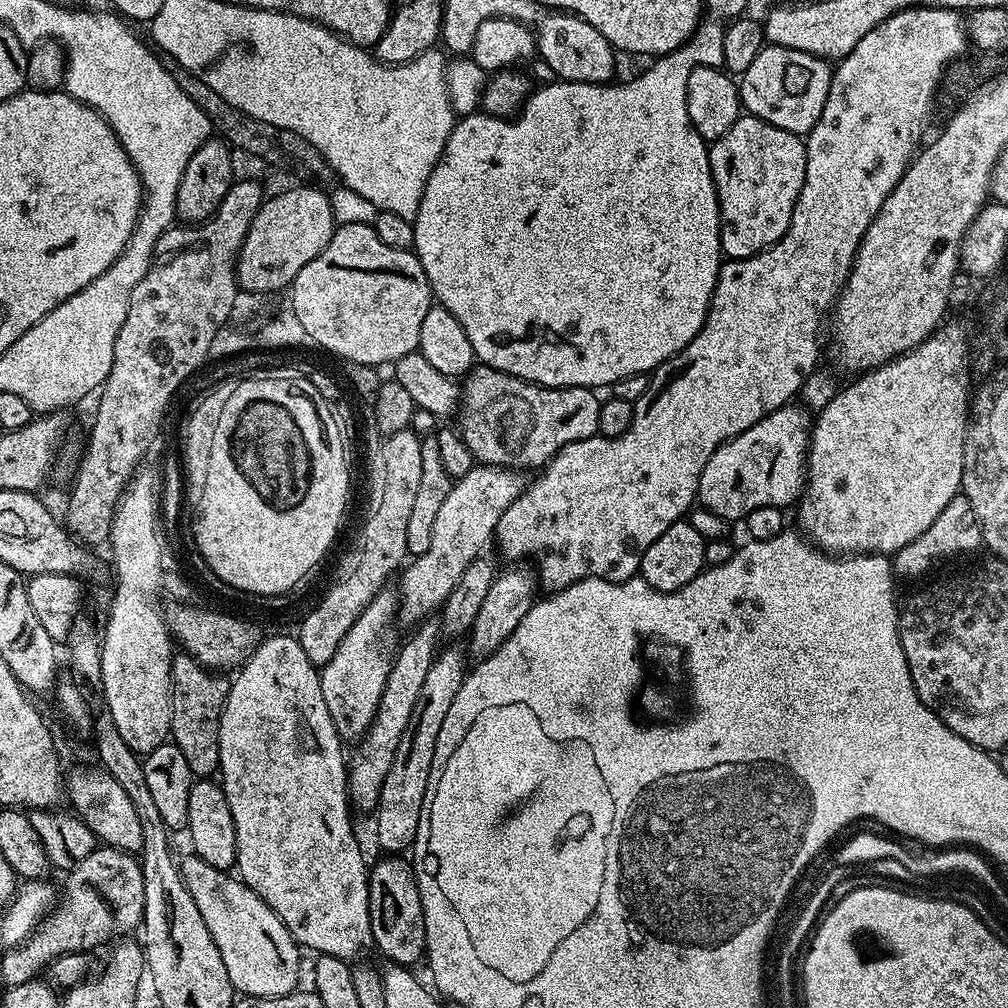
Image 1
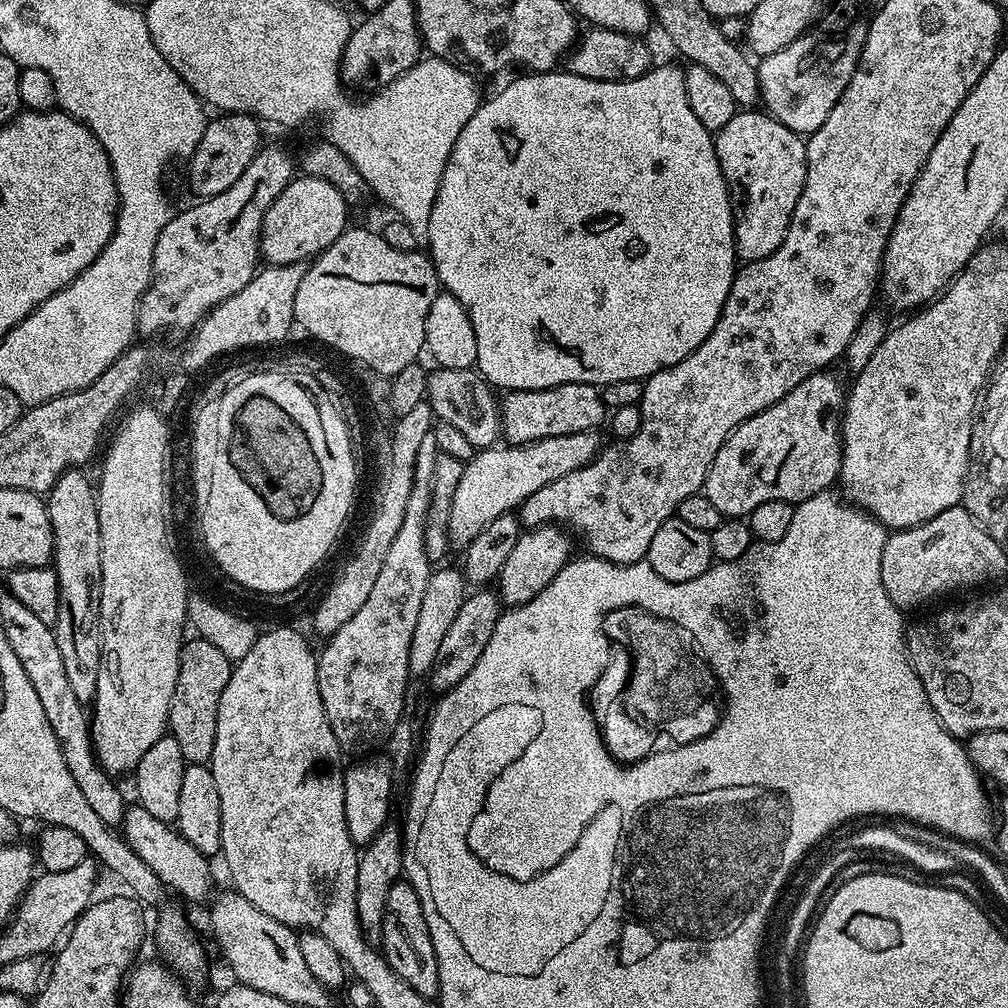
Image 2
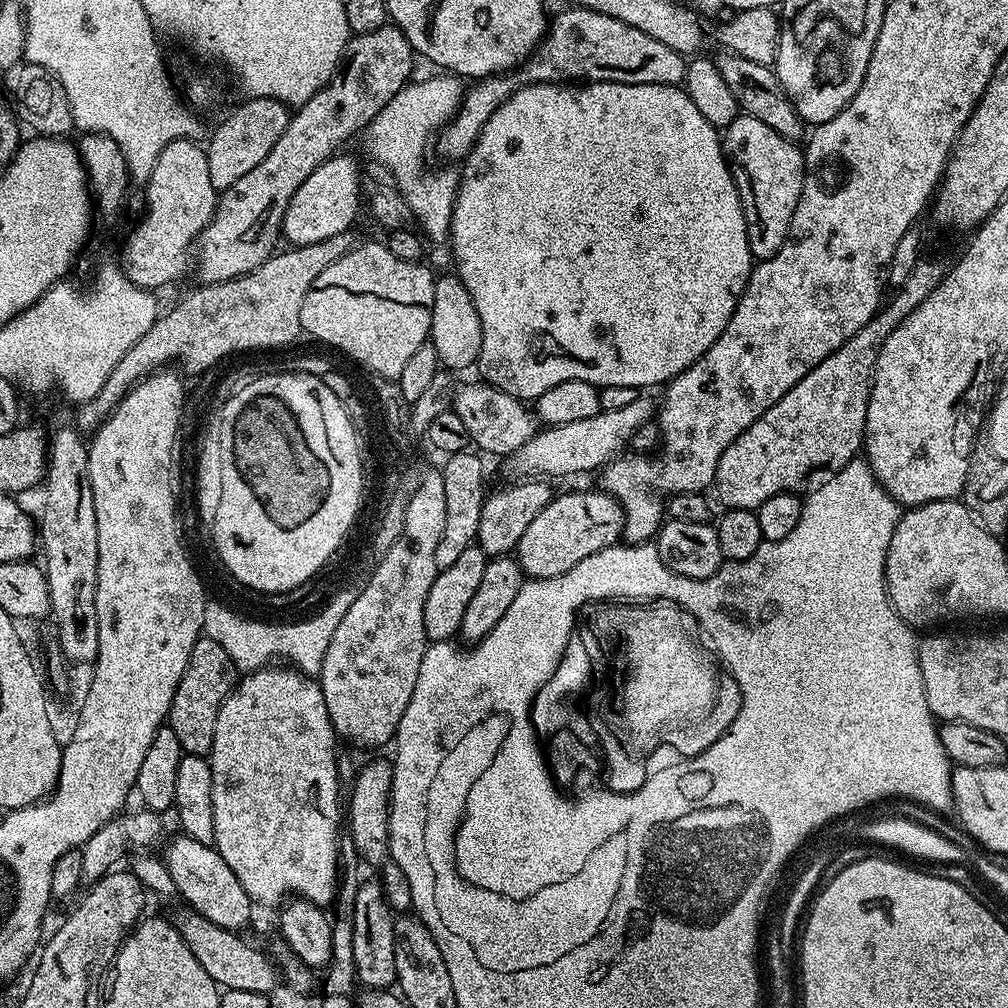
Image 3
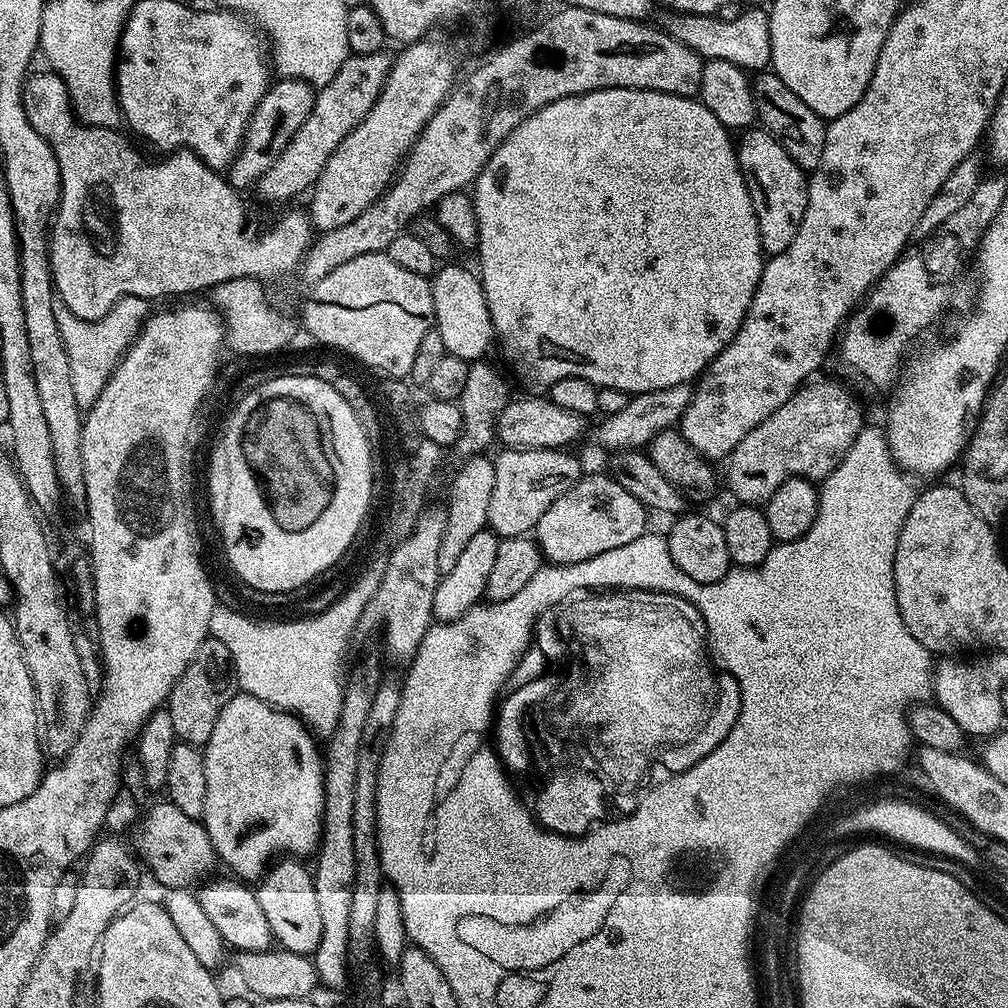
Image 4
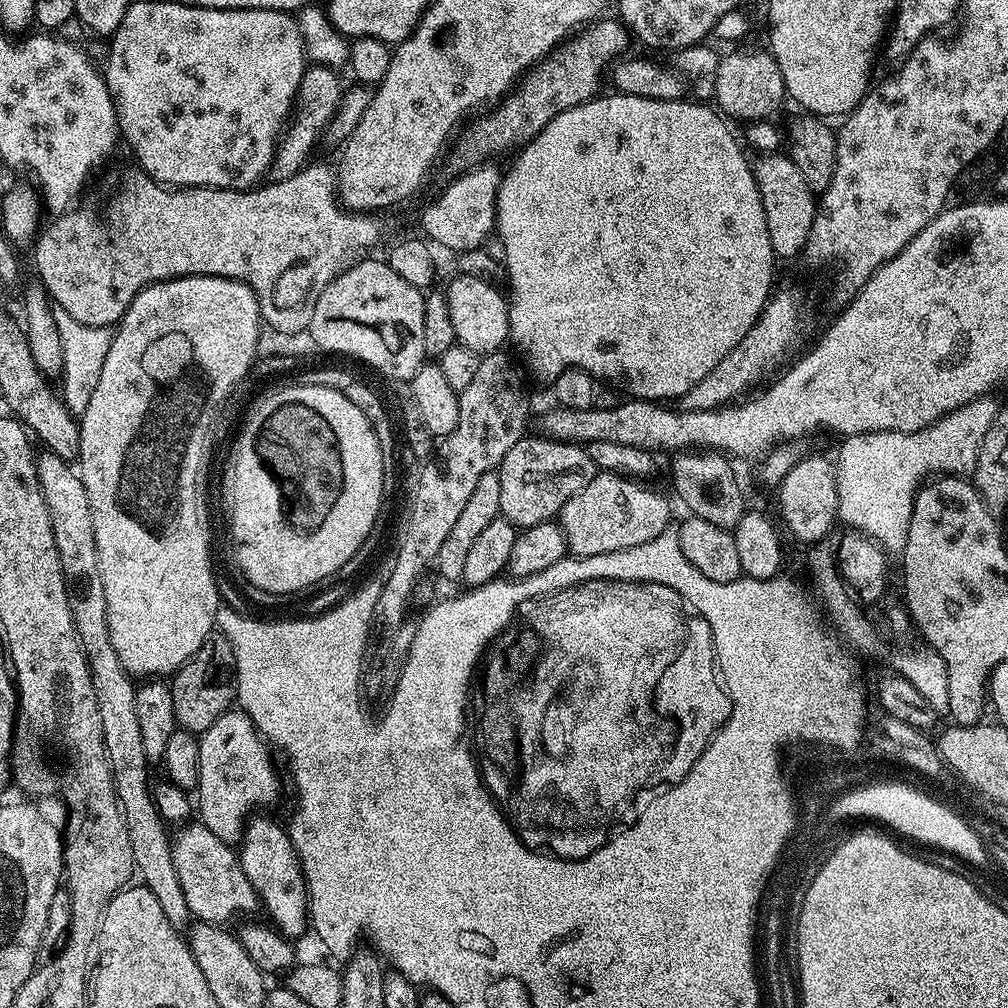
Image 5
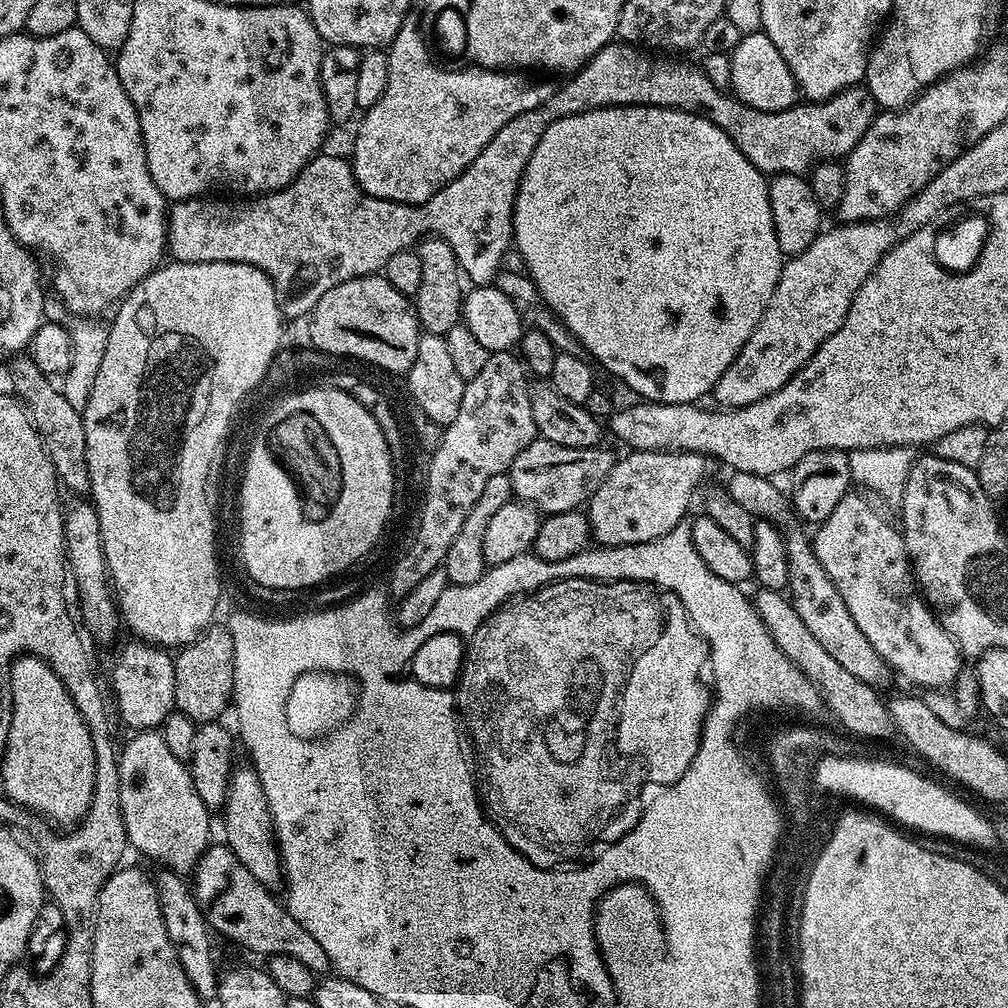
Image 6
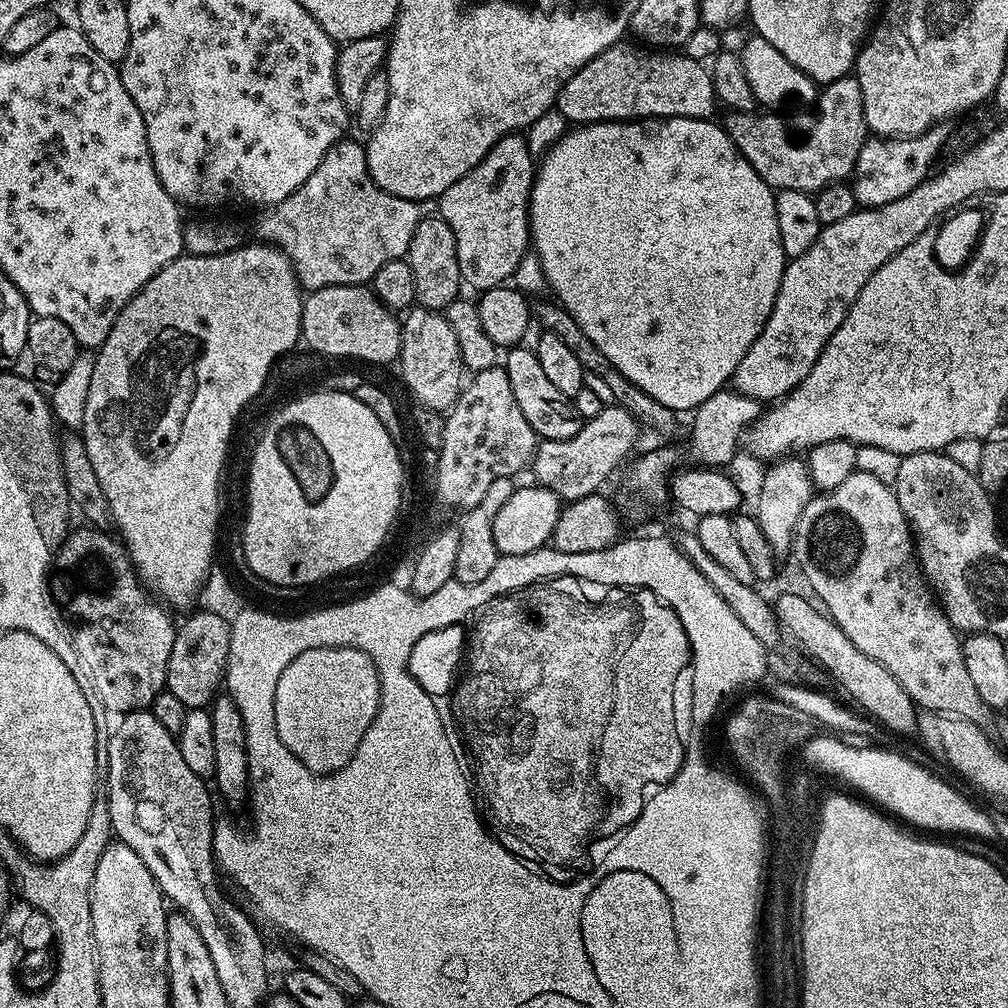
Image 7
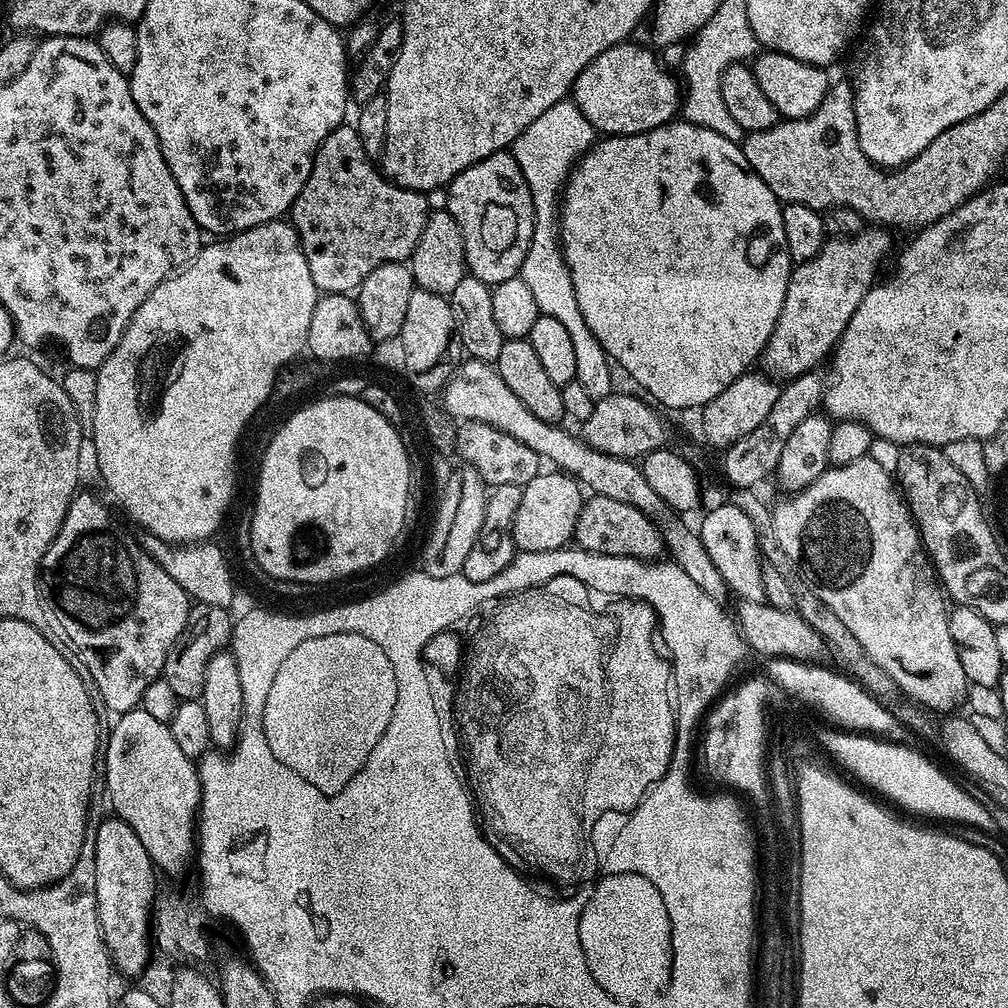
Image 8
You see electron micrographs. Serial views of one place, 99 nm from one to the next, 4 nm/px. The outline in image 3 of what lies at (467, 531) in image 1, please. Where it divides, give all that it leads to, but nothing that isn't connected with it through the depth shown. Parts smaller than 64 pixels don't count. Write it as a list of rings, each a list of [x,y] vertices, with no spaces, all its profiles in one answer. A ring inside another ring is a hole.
[[[637,395],[636,400],[630,402],[630,406],[622,406],[622,410],[600,411],[594,414],[594,418],[581,418],[579,422],[553,424],[538,430],[530,442],[526,442],[507,457],[506,464],[509,464],[517,472],[515,475],[520,478],[576,476],[579,472],[592,471],[595,473],[621,455],[633,443],[638,428],[645,426],[657,415],[657,401],[652,401],[648,396],[651,395]]]

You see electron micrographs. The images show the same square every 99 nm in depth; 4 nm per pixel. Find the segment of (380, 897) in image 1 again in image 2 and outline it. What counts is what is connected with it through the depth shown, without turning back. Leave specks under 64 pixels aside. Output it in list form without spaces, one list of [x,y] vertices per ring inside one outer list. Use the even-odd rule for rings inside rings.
[[[407,882],[392,884],[386,894],[386,914],[379,947],[382,949],[384,960],[394,970],[394,974],[398,974],[402,982],[406,982],[406,986],[414,986],[414,990],[418,990],[418,994],[423,996],[439,997],[440,979],[434,942],[426,926],[422,902],[412,885]]]

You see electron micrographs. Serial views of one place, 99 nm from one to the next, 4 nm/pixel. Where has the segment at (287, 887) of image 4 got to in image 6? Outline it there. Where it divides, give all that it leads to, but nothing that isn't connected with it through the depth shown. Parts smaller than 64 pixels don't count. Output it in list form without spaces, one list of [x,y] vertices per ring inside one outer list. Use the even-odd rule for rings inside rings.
[[[251,763],[233,767],[232,774],[228,778],[228,789],[222,809],[224,815],[223,843],[229,850],[262,882],[272,890],[281,883],[282,865],[280,862],[280,847],[276,844],[276,831],[272,825],[272,815],[266,802],[266,794],[262,790],[262,782],[258,778],[255,767]]]

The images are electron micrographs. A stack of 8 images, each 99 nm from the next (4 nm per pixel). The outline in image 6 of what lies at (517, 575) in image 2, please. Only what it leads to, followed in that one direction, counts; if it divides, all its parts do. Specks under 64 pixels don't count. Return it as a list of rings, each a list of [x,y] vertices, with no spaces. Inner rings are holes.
[[[629,451],[615,461],[610,474],[598,486],[586,505],[586,515],[590,536],[597,545],[605,548],[641,544],[662,538],[662,534],[670,534],[674,526],[685,519],[688,507],[692,504],[692,495],[700,484],[700,479],[714,467],[711,456],[703,456],[700,452],[638,452]]]

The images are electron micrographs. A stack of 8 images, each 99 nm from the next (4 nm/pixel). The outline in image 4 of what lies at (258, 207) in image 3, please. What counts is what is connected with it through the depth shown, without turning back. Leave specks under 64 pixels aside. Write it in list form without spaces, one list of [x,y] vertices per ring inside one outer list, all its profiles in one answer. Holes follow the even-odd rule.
[[[381,50],[376,53],[362,53],[360,55],[349,55],[346,62],[317,91],[316,101],[310,112],[310,118],[302,122],[298,134],[290,138],[286,150],[278,154],[278,162],[262,174],[262,178],[254,186],[255,191],[260,191],[260,196],[264,200],[269,200],[272,204],[284,204],[287,200],[292,200],[295,196],[300,196],[309,191],[312,185],[322,174],[326,162],[330,162],[330,154],[342,146],[342,138],[350,134],[370,114],[374,102],[384,89],[384,83],[388,77],[388,71],[392,68],[393,57],[387,56],[387,51]]]

